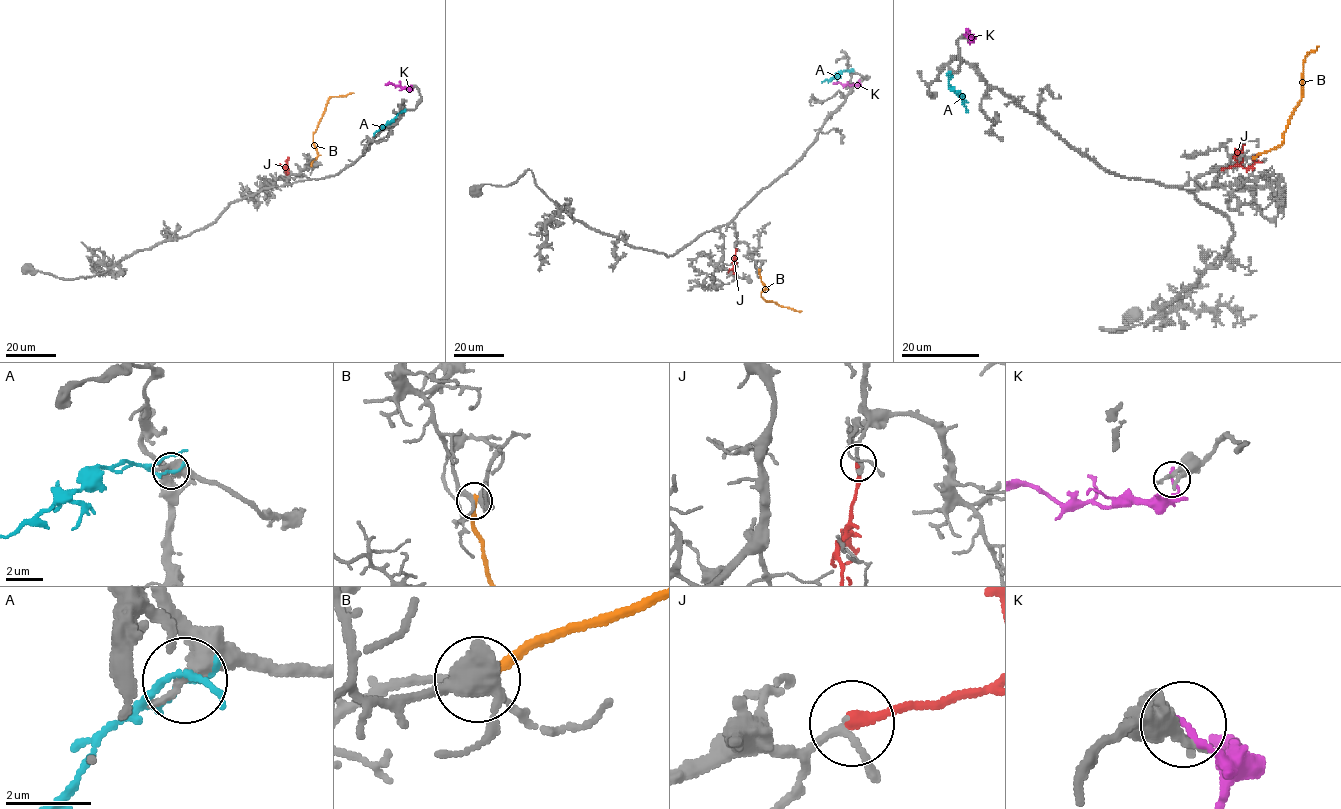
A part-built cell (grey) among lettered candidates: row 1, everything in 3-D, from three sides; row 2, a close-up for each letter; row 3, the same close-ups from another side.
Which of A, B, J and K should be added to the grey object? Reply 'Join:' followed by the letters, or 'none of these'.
Join: J

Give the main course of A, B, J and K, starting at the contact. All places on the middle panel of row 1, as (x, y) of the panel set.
A: (851, 71), (841, 71), (828, 81), (821, 81)
B: (758, 269), (765, 288), (760, 295), (765, 301), (802, 311)
J: (736, 249), (734, 266), (728, 272)
K: (859, 82), (850, 85), (833, 83)

